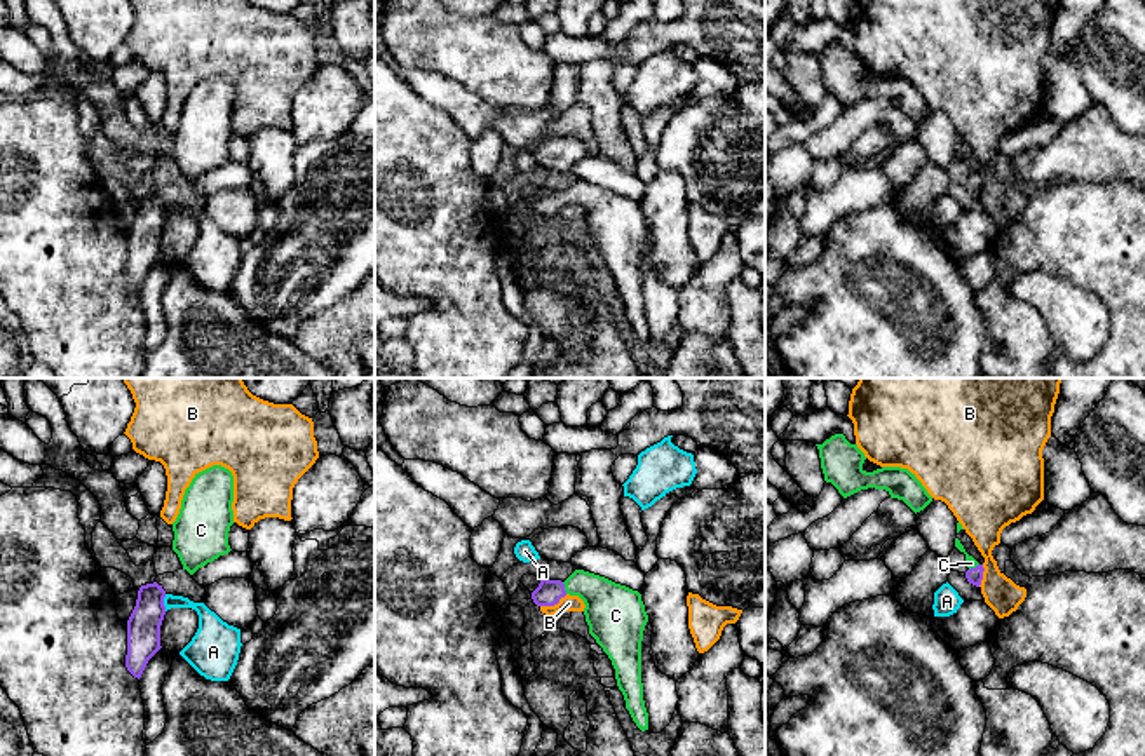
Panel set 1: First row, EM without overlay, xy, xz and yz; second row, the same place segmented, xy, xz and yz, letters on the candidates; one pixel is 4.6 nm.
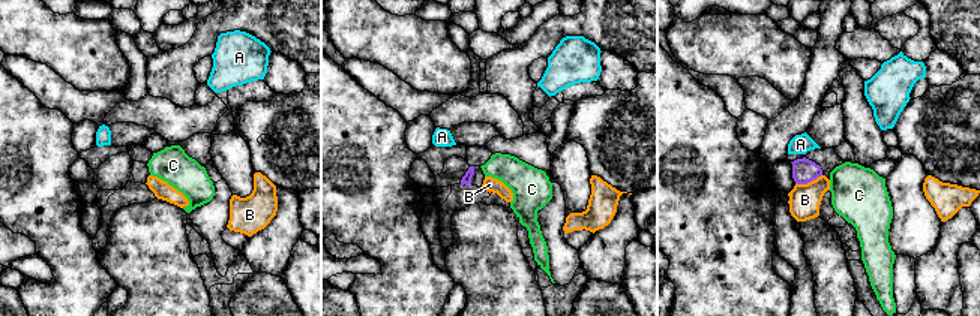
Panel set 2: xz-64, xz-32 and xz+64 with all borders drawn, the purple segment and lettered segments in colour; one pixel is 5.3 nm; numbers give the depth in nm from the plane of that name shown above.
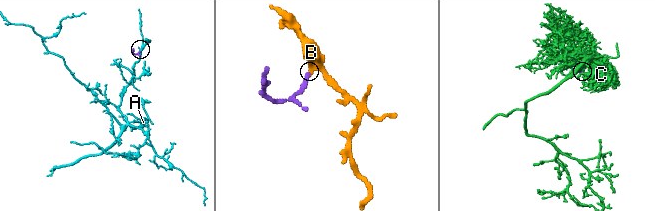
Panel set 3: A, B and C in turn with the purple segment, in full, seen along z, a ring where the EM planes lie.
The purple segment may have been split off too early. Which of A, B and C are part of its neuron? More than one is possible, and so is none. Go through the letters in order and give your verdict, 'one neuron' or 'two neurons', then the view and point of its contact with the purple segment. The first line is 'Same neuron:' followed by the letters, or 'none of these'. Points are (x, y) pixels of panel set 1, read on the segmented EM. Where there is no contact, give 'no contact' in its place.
Same neuron: C
A: two neurons | xy (162, 603)
B: two neurons | xz (553, 605)
C: one neuron | xz (563, 587)

